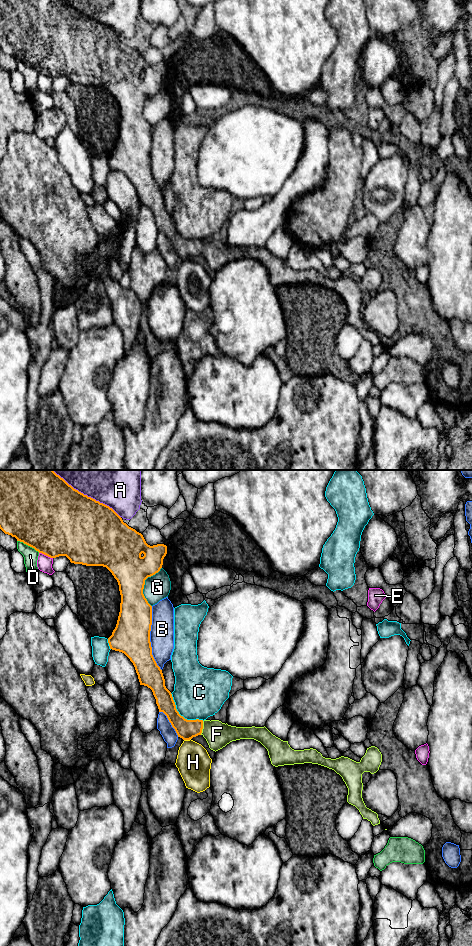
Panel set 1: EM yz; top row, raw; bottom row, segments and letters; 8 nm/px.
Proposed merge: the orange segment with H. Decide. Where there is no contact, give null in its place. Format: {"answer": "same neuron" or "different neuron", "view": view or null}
{"answer": "different neuron", "view": "yz"}

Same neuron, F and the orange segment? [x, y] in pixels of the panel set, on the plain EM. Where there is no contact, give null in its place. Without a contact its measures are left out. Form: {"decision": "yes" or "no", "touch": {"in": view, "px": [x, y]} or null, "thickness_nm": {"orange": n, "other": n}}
{"decision": "yes", "touch": {"in": "yz", "px": [202, 248]}, "thickness_nm": {"orange": 160, "other": 200}}

